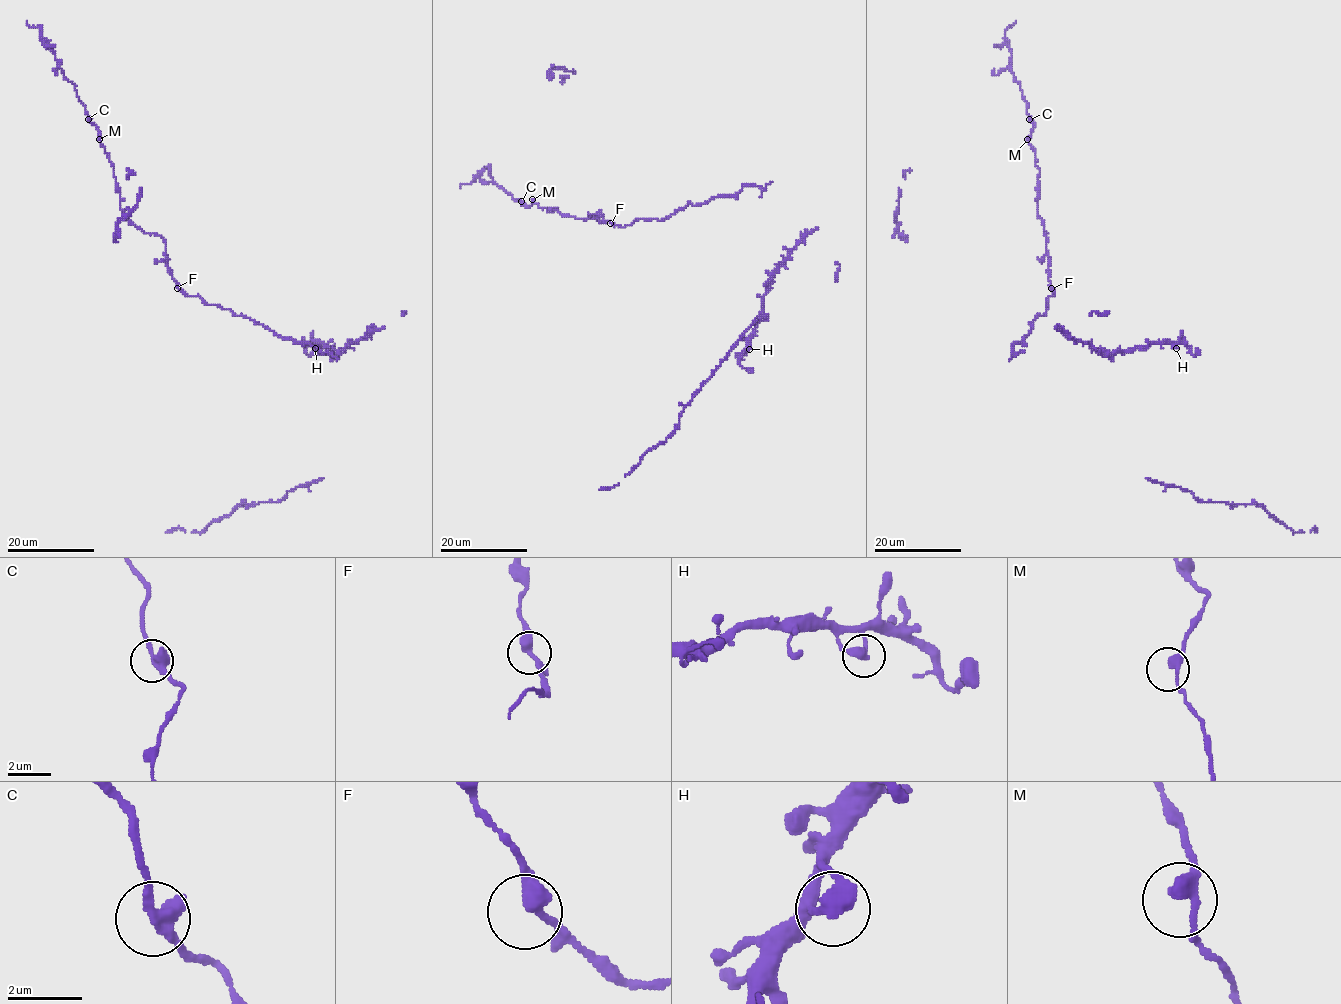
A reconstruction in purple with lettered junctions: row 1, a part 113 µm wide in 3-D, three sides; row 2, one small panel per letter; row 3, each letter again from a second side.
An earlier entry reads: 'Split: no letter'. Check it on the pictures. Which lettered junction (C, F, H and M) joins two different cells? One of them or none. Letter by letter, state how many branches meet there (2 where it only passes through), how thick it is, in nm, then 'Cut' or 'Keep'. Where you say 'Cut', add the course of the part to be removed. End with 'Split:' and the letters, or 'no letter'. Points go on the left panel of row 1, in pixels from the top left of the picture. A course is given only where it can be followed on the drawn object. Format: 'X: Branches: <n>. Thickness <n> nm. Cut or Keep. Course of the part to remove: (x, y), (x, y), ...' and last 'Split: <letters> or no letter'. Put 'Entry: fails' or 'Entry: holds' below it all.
C: Branches: 2. Thickness 360 nm. Keep
F: Branches: 2. Thickness 360 nm. Keep
H: Branches: 2. Thickness 380 nm. Keep
M: Branches: 2. Thickness 320 nm. Keep
Split: no letter
Entry: holds

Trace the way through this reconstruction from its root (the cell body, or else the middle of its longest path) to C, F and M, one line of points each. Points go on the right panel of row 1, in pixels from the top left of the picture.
C: (1012, 346), (1024, 341), (1054, 296), (1029, 119)
F: (1012, 346), (1023, 342), (1032, 328), (1031, 322), (1046, 312), (1046, 300), (1054, 296), (1051, 288)
M: (1012, 346), (1024, 341), (1054, 296), (1038, 215), (1039, 169), (1027, 139)

